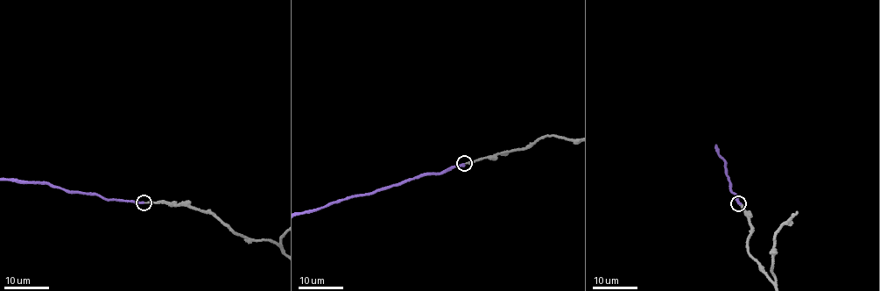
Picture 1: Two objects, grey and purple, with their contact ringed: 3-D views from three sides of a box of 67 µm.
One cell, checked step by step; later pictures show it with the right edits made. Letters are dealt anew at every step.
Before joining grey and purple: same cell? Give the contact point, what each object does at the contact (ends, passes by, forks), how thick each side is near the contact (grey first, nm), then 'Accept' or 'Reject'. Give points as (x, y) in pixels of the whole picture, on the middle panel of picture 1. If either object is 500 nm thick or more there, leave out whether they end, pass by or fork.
Place: (464, 163). At the ring grey ends. At the ring purple ends. Thickness 110 nm (grey) against 280 nm. Accept

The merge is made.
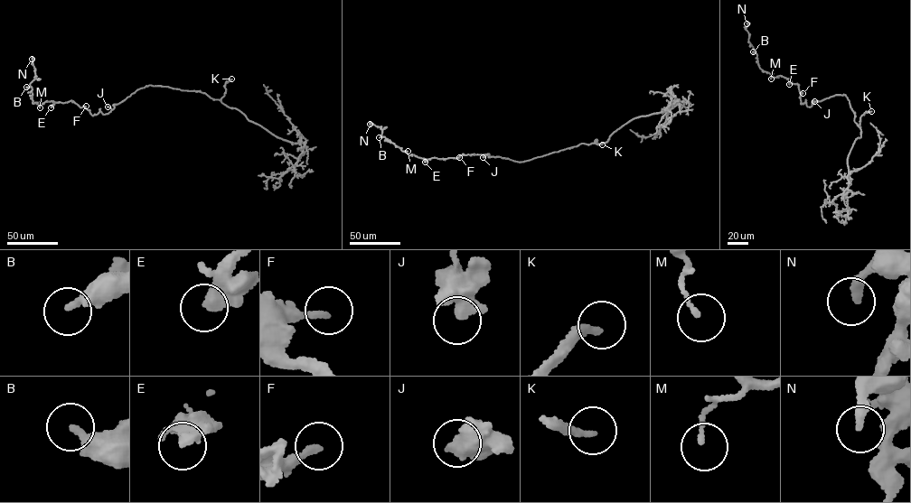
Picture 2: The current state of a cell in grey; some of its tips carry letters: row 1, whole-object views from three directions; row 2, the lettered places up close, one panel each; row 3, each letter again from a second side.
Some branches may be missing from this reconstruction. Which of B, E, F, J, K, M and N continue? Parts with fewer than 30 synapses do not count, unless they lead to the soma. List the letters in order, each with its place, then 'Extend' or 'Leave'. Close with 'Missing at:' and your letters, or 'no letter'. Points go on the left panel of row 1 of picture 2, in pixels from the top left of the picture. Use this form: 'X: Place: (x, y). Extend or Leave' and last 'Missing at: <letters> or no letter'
B: Place: (26, 87). Leave
E: Place: (51, 107). Leave
F: Place: (86, 106). Leave
J: Place: (108, 107). Leave
K: Place: (231, 79). Extend
M: Place: (40, 107). Leave
N: Place: (32, 59). Leave
Missing at: K

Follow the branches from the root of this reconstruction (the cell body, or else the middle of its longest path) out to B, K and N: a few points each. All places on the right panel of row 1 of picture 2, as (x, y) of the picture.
B: (849, 101), (845, 95), (839, 95), (810, 107), (805, 102), (801, 104), (797, 84), (764, 71), (753, 51)
K: (849, 101), (855, 114), (854, 121), (860, 128), (860, 117), (871, 111)
N: (849, 101), (839, 95), (810, 107), (801, 104), (797, 84), (759, 68), (746, 23)

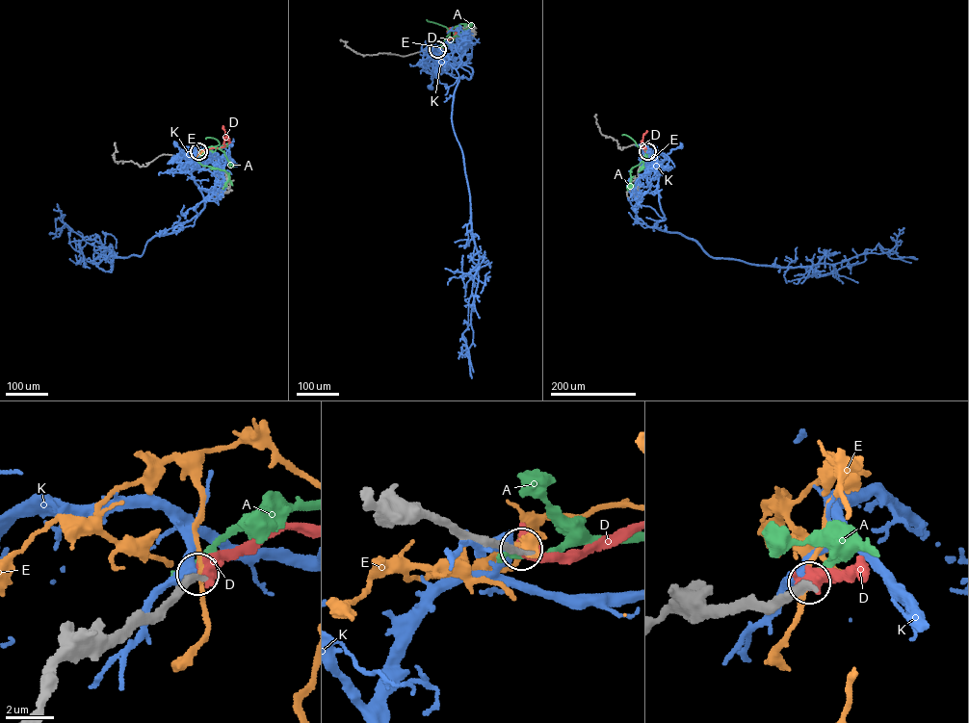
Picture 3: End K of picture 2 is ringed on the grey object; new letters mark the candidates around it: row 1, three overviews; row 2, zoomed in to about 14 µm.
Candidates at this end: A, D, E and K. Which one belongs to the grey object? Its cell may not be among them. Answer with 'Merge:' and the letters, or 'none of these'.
Merge: D

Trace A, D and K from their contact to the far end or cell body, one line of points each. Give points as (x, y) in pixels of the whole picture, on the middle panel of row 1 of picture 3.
A: (437, 49), (443, 47), (439, 45), (454, 28), (466, 24), (464, 27)
D: (437, 49), (459, 31), (456, 27), (447, 31)
K: (437, 49), (436, 69), (431, 76), (430, 87)

